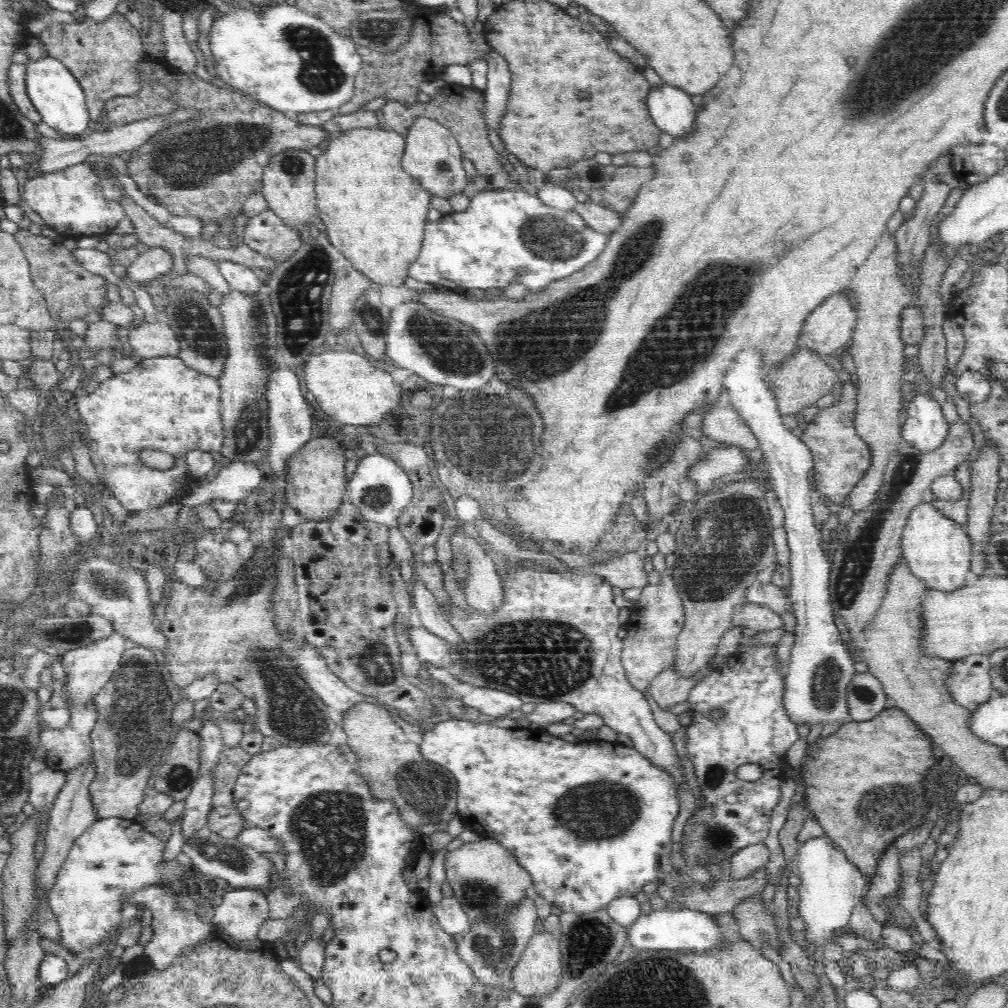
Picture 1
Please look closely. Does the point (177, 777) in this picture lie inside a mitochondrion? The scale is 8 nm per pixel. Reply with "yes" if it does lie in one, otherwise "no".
yes

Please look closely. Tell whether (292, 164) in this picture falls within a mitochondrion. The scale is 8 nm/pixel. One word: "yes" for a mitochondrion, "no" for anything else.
yes

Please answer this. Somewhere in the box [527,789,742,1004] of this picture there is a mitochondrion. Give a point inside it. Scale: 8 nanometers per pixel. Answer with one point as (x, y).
(589, 940)

